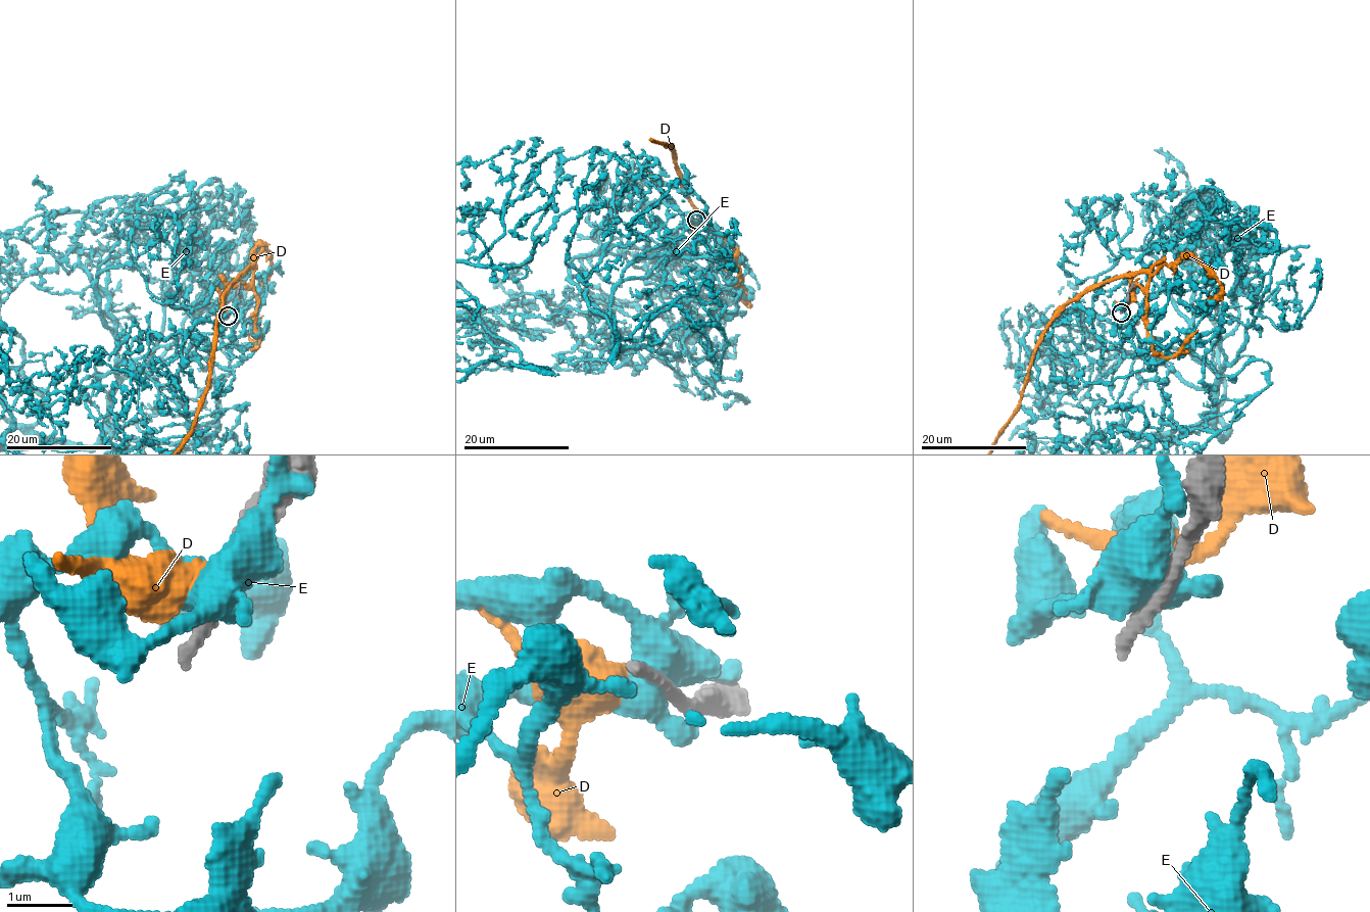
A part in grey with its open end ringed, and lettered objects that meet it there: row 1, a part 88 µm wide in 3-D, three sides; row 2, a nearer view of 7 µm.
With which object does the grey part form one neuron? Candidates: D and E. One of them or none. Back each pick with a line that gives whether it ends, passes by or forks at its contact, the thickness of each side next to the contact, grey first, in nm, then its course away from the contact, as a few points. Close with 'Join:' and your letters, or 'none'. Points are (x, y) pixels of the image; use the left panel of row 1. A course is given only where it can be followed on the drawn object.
Join: none

